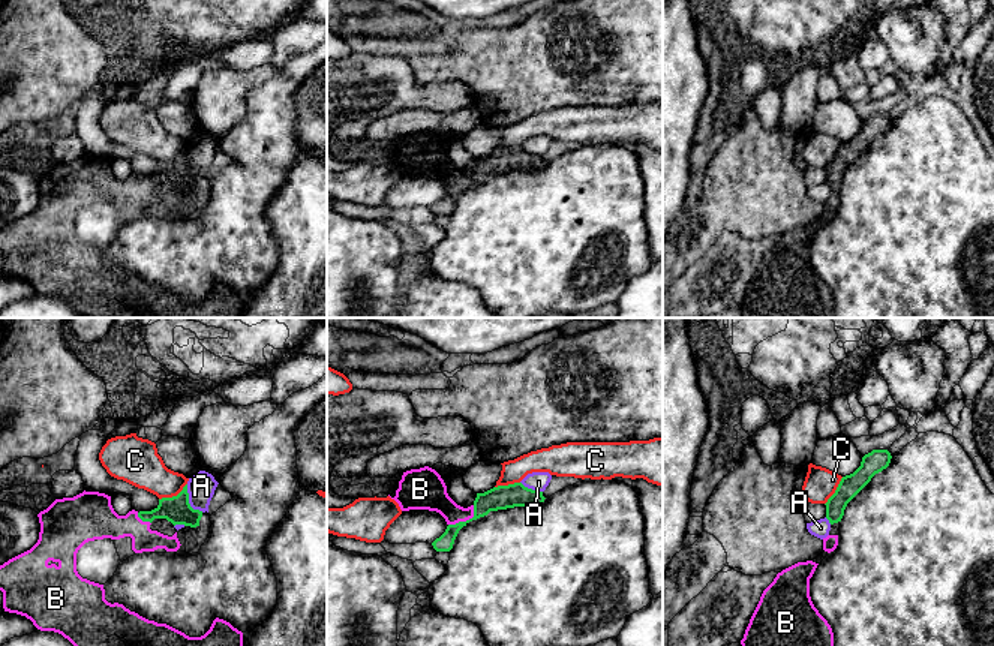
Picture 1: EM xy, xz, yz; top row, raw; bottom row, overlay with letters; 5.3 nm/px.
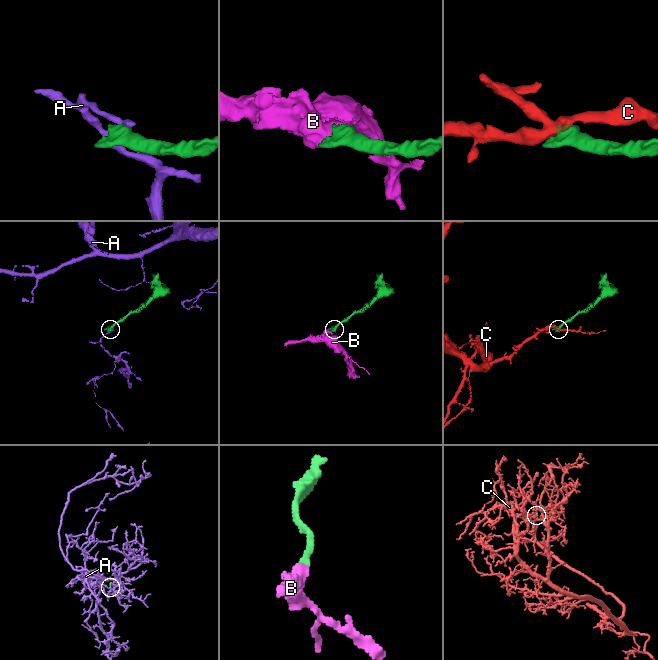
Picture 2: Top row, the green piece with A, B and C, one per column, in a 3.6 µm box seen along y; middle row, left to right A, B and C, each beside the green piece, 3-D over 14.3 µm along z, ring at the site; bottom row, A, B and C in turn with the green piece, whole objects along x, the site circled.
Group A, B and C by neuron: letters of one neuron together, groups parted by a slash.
A / B / C

